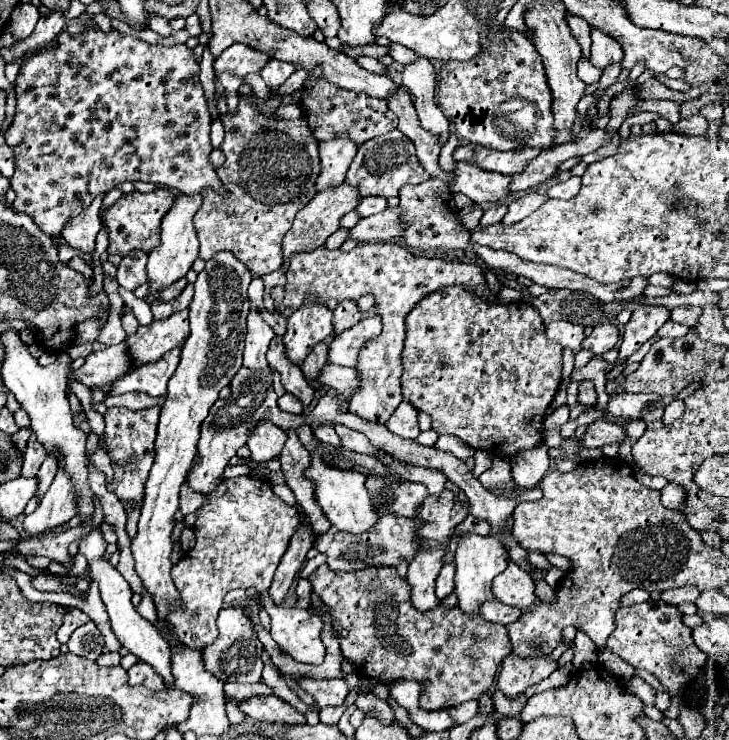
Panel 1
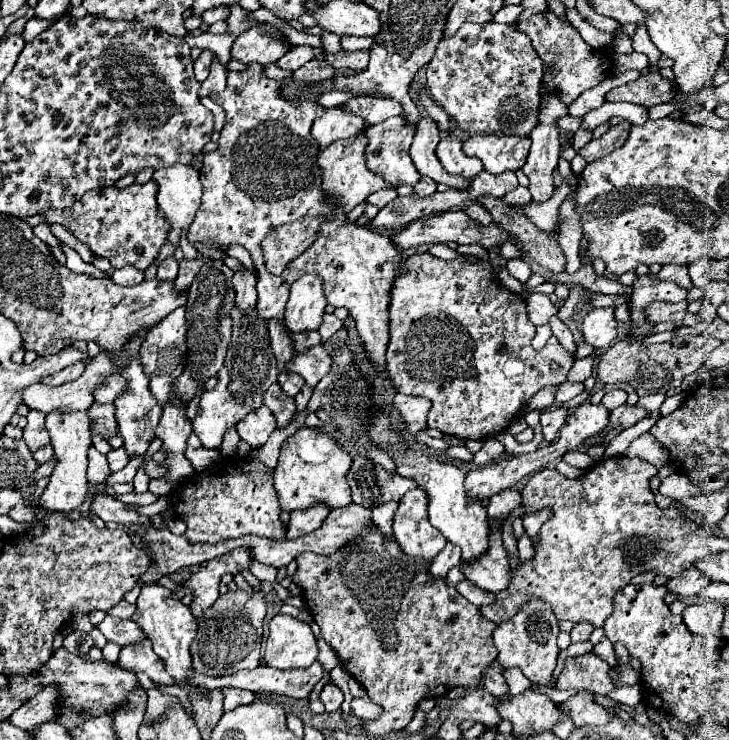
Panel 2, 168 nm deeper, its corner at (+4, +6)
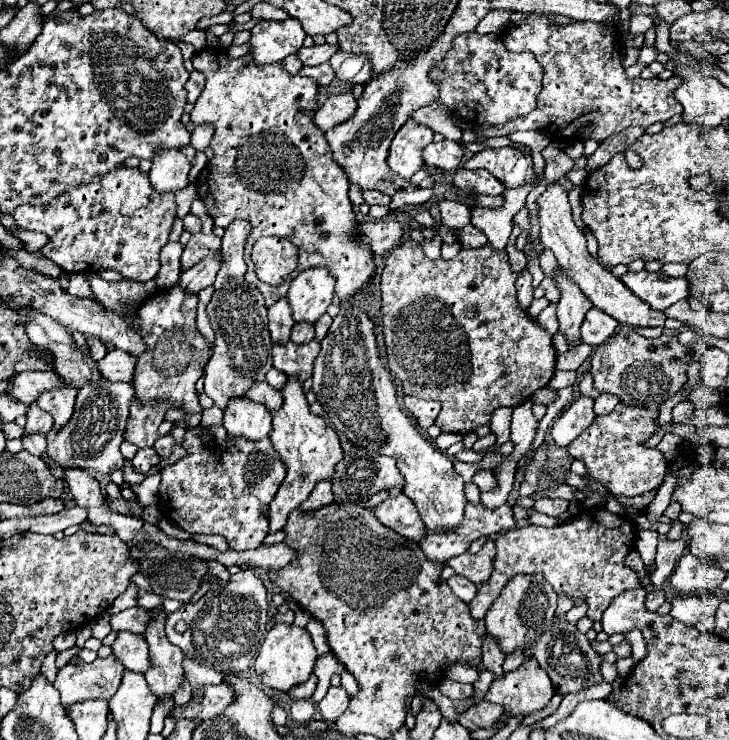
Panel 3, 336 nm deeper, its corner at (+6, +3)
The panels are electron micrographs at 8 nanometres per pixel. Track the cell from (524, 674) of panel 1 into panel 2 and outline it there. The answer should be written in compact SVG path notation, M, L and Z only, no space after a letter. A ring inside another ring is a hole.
M532 597L530 603L522 605L518 613L504 623L498 623L494 629L494 645L498 649L498 661L504 669L508 667L520 667L522 673L534 683L552 687L554 685L554 669L556 669L556 657L560 653L556 645L556 637L560 633L558 619L554 617L554 611L546 601Z

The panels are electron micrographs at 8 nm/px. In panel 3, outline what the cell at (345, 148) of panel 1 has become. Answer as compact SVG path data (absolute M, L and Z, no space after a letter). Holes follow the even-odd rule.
M352 92L330 96L330 98L322 104L322 108L316 112L314 124L316 124L322 132L328 132L328 130L340 126L342 122L350 120L350 118L356 114L356 108L358 108L358 104L356 104Z

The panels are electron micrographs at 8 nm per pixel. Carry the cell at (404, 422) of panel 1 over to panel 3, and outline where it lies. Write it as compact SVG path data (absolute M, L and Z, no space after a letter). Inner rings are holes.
M404 396L404 406L416 418L416 422L418 422L418 426L422 430L428 430L434 424L434 420L436 420L436 416L440 412L438 402L420 400L420 398L414 398L414 396Z

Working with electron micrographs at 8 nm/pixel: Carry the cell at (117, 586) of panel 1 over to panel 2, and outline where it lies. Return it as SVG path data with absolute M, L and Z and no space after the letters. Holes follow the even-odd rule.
M106 617L98 629L102 631L102 635L112 641L122 645L130 645L130 643L138 643L142 639L146 639L146 635L138 629L138 625L130 619L114 619L114 617Z

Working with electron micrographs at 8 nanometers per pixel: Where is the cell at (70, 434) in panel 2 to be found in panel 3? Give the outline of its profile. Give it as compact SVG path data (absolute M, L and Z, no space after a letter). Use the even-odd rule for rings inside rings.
M66 386L66 388L56 388L56 392L44 392L44 396L40 396L38 406L44 408L52 416L54 430L60 430L70 422L74 414L76 394L78 390Z

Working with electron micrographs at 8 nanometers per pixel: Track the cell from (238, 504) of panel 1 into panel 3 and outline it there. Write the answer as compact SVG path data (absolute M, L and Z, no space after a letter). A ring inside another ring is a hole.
M188 428L182 444L182 448L188 450L188 456L162 468L158 500L162 514L182 530L190 534L220 534L228 540L232 548L248 550L260 546L262 540L268 536L268 506L284 480L284 464L268 438L256 442L232 438L230 444L230 448L222 448L216 442L204 442L200 440L200 432L196 432L196 428Z

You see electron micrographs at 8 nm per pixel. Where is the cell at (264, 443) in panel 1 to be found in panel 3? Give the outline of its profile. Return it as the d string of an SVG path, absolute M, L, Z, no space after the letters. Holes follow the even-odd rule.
M248 398L232 400L224 410L224 428L236 438L262 440L272 432L272 414L264 404L256 404Z

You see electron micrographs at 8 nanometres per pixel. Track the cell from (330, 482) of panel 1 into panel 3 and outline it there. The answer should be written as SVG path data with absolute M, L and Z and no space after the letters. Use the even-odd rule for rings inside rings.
M290 376L286 386L282 388L282 396L284 396L282 408L278 412L272 412L274 428L270 432L270 442L274 444L276 452L280 454L286 466L286 478L270 504L270 532L284 528L288 514L296 510L310 496L310 492L316 488L318 482L332 480L336 472L334 470L336 464L344 458L344 452L334 428L330 428L320 416L314 416L310 412L310 406L302 392L302 382Z

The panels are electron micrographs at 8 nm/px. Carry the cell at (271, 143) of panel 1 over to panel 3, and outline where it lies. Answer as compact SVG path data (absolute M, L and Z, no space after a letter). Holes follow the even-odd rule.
M206 48L196 54L192 62L194 68L206 76L206 88L196 100L194 110L190 112L192 122L208 122L216 128L210 142L214 158L206 164L196 180L198 196L202 198L208 216L214 220L214 226L228 228L228 224L236 218L250 222L252 232L248 234L244 244L244 260L248 264L246 282L262 292L268 308L286 296L290 280L282 282L280 286L264 284L258 280L254 272L254 262L250 260L252 242L256 242L260 236L282 236L290 238L300 248L298 268L294 272L304 272L314 266L328 268L330 274L336 278L336 296L342 302L348 302L358 292L370 292L376 274L374 252L358 238L358 220L348 200L348 176L338 164L334 164L328 140L324 138L320 128L314 126L312 120L318 108L318 84L300 74L290 76L282 68L282 64L256 66L252 64L252 60L248 60L248 56L228 60L224 50Z

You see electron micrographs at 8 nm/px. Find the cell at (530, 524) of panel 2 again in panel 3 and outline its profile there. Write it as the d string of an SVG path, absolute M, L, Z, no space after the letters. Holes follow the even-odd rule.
M550 498L536 500L534 510L544 512L544 514L548 514L548 516L560 516L560 514L568 512L568 500L550 500Z

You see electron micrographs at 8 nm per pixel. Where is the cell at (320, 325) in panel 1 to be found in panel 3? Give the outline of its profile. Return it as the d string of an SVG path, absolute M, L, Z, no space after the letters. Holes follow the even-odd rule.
M310 268L300 272L286 294L294 322L314 324L330 306L334 296L334 276L328 268Z

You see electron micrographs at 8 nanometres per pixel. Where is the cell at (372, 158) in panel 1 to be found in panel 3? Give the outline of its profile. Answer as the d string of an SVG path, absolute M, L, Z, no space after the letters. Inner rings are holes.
M408 120L394 136L388 154L388 166L398 176L410 180L422 166L422 148L432 142L432 130L424 124Z

